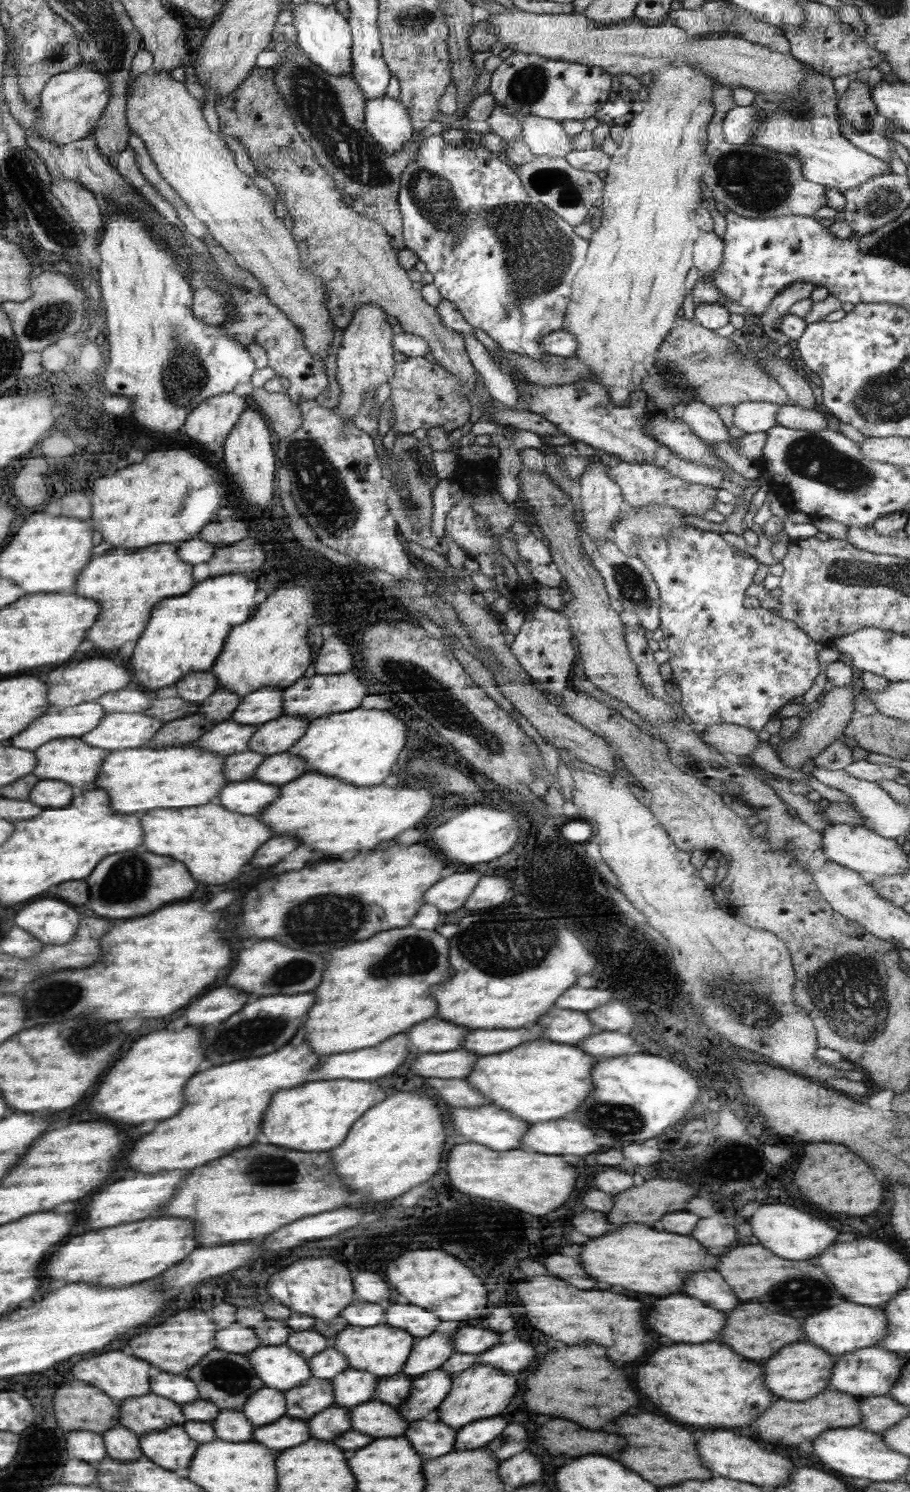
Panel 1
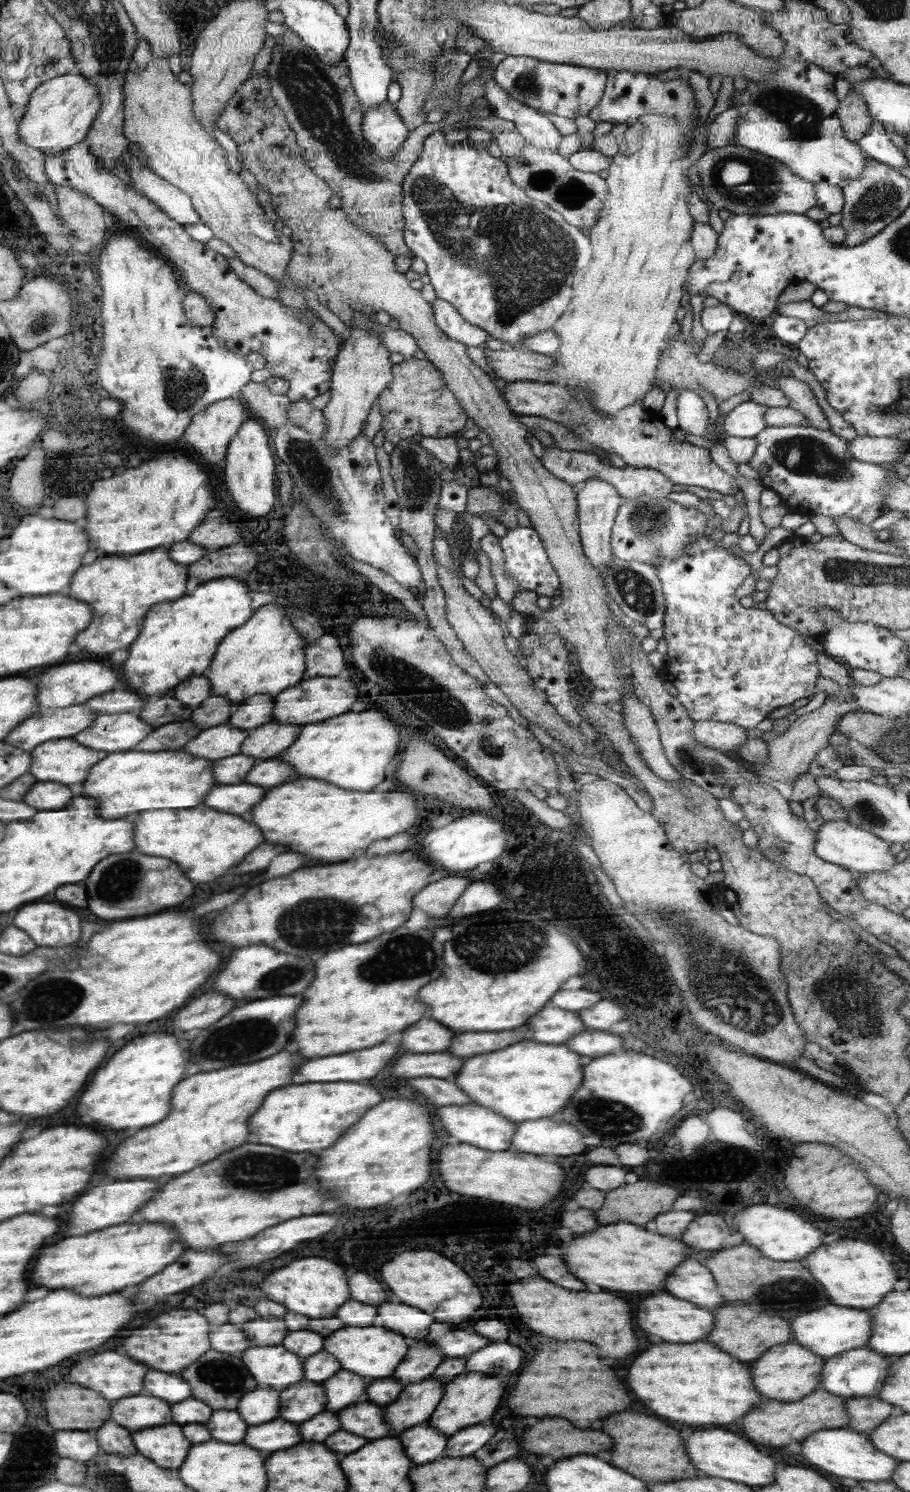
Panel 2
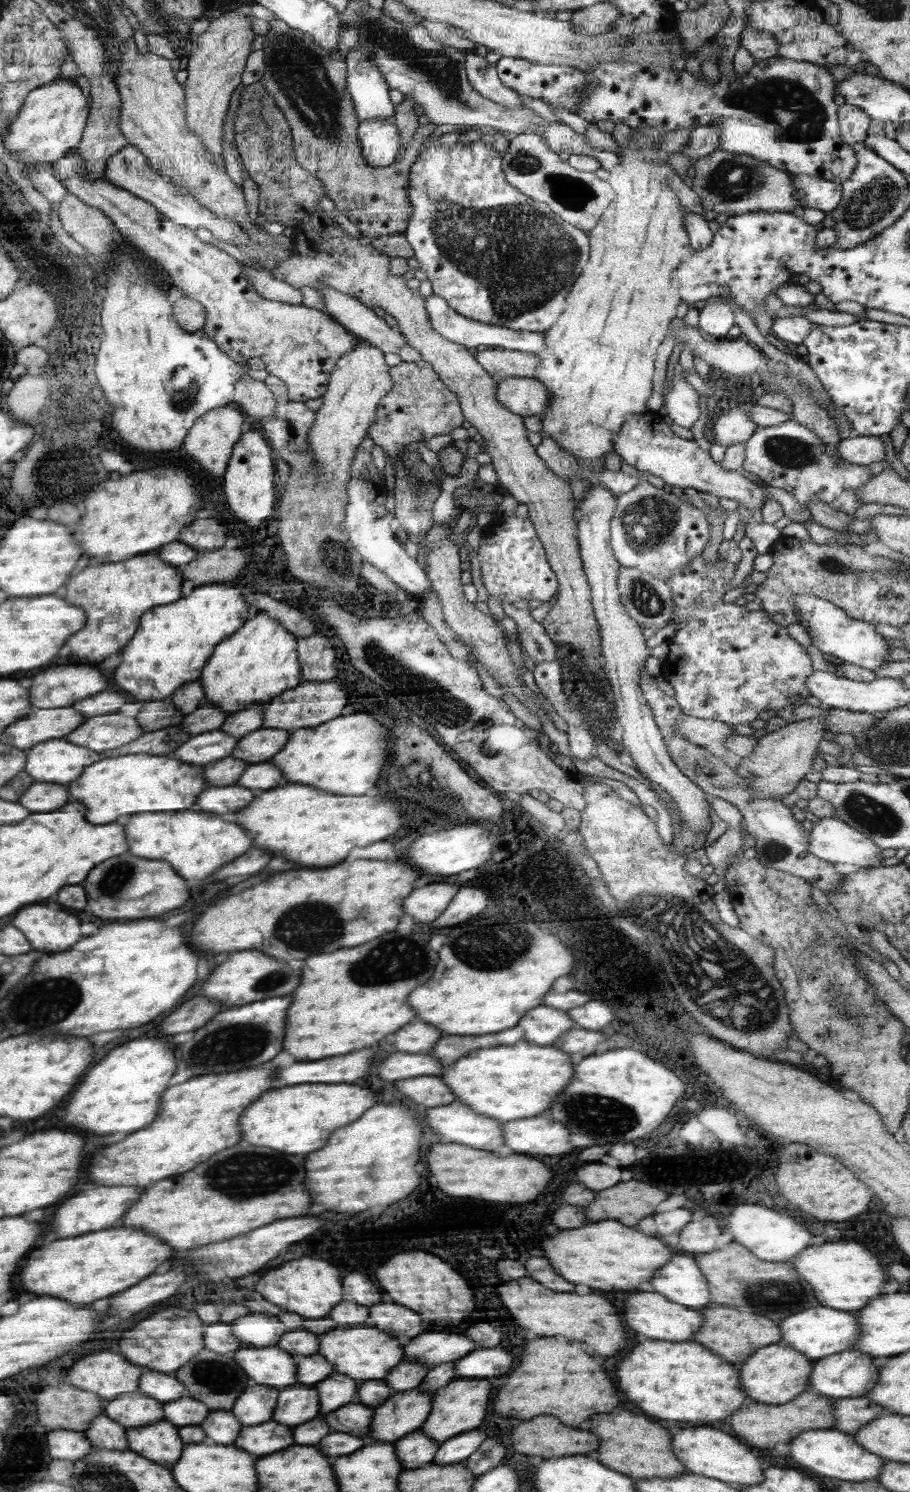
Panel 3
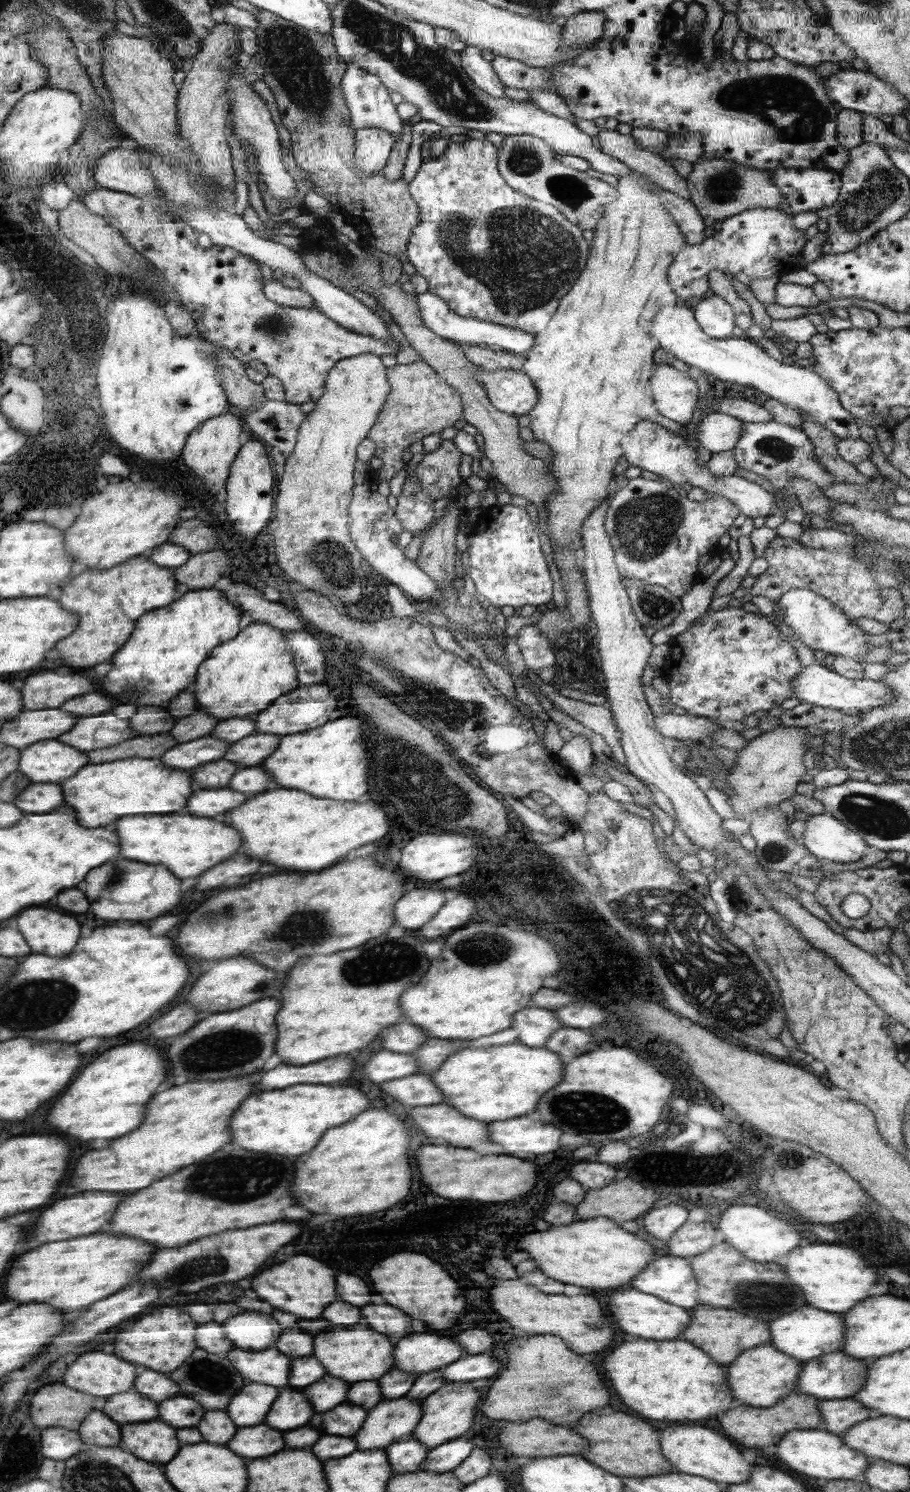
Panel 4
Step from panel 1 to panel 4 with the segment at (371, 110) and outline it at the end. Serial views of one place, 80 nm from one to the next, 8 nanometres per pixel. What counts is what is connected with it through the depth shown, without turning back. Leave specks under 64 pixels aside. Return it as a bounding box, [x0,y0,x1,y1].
[355,127,396,175]

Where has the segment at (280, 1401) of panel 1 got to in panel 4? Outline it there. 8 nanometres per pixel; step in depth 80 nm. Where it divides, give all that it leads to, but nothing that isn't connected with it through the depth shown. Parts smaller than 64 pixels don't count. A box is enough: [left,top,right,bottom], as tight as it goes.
[225,1382,278,1427]

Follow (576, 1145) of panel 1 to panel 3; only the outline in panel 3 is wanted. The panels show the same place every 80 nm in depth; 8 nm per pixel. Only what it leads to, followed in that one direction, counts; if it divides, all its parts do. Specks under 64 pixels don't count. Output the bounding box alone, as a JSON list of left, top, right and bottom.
[501,1118,574,1154]

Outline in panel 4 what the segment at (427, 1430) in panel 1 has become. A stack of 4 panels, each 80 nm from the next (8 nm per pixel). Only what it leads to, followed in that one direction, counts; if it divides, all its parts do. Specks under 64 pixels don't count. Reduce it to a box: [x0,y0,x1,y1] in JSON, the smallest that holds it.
[385,1436,429,1475]

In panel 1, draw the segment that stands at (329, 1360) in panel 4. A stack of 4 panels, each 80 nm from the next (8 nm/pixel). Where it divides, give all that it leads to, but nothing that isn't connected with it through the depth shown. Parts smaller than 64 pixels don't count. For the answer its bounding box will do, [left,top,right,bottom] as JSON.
[336,1326,416,1377]

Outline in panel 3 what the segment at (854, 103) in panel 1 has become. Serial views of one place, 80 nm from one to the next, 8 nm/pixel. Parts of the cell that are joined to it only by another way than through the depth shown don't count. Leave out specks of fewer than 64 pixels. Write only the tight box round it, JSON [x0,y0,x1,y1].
[837,103,873,147]

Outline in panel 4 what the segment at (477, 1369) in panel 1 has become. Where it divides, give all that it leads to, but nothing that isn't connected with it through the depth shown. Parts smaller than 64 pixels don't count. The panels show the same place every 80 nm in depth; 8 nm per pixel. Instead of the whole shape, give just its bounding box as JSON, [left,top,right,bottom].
[412,1382,483,1450]

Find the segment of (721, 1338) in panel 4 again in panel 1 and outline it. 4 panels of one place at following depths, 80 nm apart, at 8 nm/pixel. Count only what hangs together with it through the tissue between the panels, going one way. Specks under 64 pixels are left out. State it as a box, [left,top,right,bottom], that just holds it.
[722,1302,807,1360]

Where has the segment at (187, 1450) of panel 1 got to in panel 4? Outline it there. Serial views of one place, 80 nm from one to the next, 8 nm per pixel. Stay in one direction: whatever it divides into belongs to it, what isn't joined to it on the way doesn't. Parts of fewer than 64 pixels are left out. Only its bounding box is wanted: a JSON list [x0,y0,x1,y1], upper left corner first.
[122,1420,182,1464]

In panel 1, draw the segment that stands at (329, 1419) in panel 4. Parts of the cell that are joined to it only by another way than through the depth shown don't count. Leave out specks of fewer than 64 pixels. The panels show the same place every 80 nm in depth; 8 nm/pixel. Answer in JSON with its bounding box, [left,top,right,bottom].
[350,1399,410,1438]

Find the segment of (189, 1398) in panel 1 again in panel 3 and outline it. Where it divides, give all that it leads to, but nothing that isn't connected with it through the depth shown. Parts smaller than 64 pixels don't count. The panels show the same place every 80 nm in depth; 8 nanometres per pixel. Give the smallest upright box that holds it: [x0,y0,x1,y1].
[140,1370,188,1402]

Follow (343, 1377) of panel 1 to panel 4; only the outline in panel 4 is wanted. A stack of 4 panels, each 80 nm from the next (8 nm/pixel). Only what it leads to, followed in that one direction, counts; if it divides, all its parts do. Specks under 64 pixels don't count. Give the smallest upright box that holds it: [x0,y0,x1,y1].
[303,1374,351,1413]

